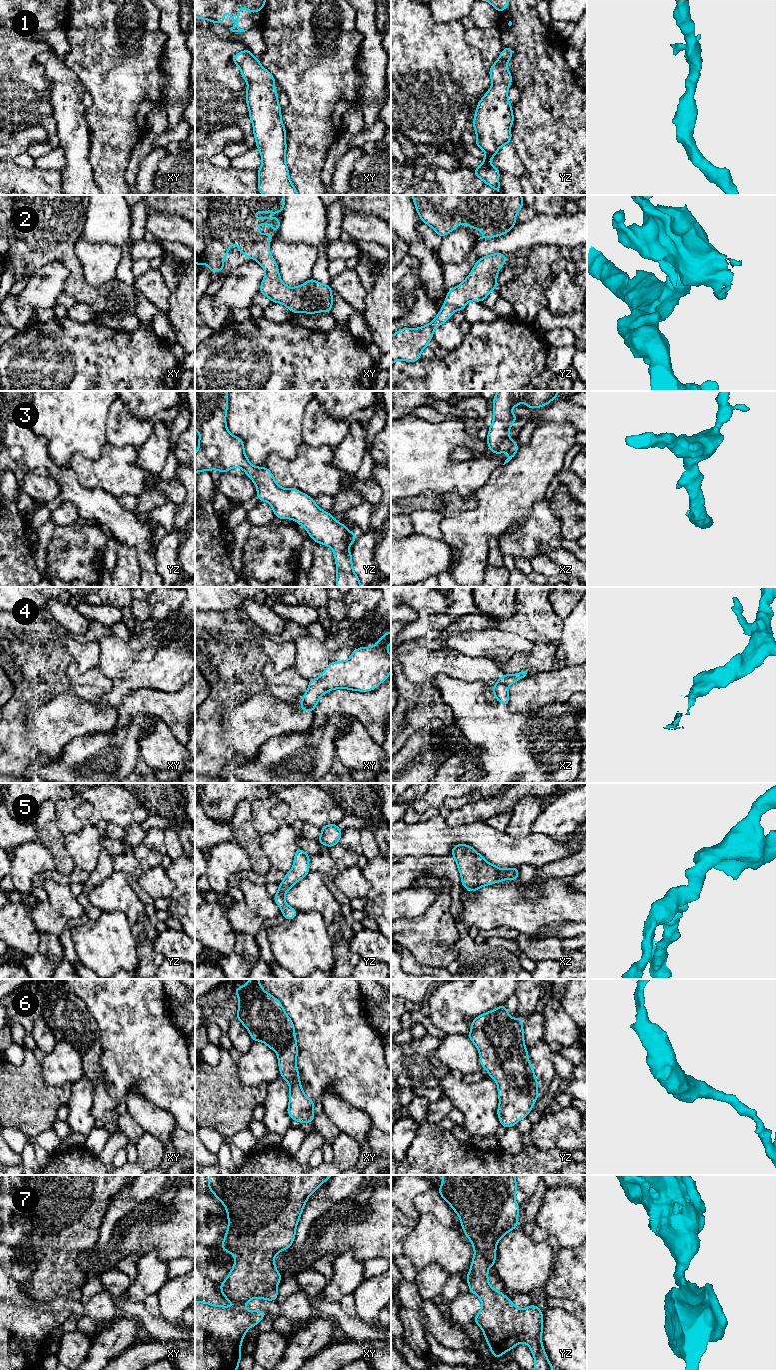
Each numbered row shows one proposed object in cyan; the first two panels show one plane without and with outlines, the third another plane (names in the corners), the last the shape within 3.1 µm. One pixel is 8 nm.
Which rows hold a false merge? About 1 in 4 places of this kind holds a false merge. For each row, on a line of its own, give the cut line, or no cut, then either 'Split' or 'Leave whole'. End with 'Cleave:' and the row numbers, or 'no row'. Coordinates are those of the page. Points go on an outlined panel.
1: No split. Leave whole
2: No split. Leave whole
3: No split. Leave whole
4: Split along xy (301, 704), (313, 710). Split
5: No split. Leave whole
6: No split. Leave whole
7: No split. Leave whole
Cleave: 4

